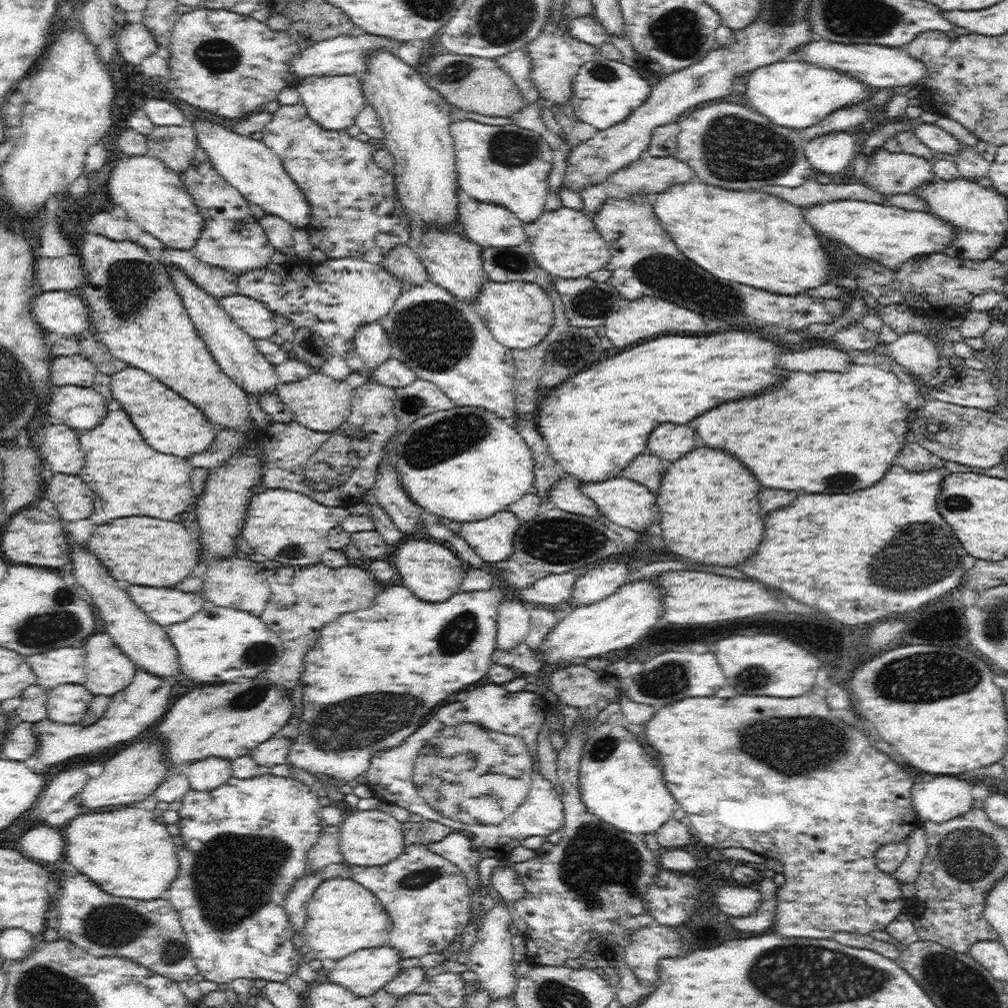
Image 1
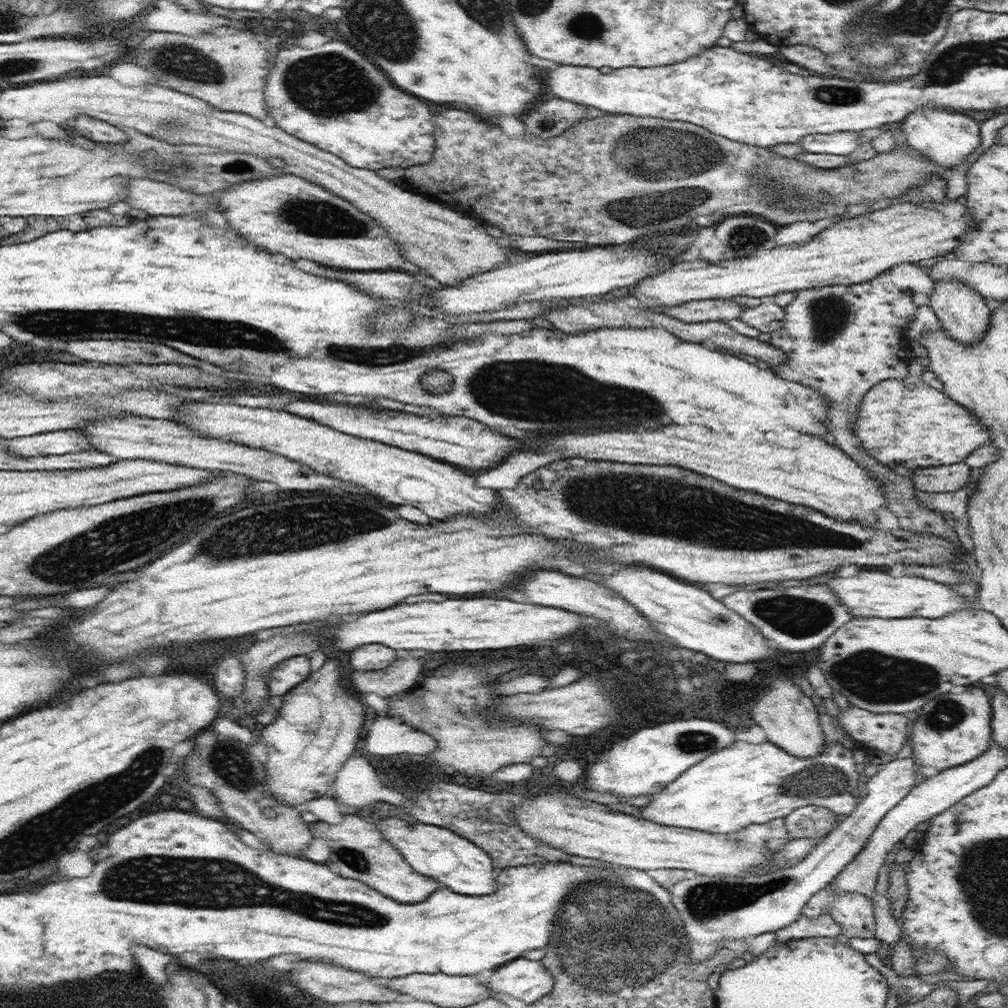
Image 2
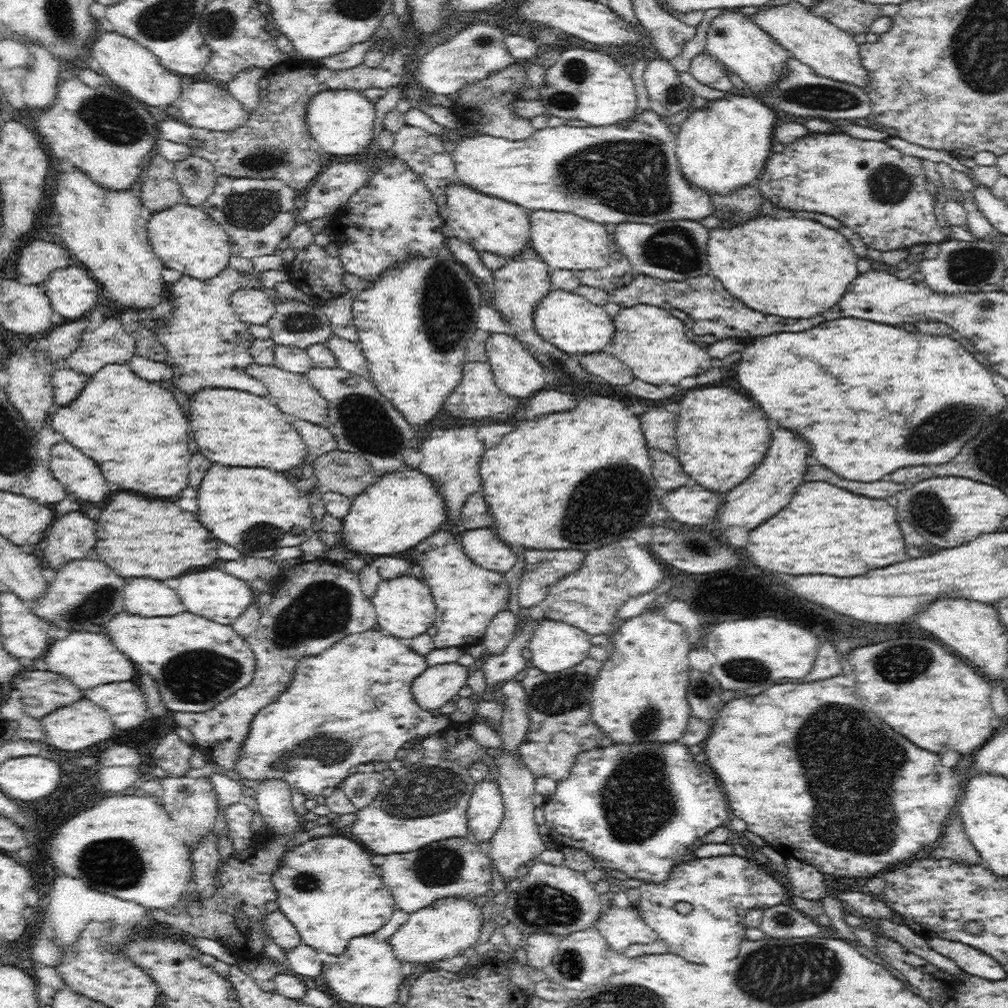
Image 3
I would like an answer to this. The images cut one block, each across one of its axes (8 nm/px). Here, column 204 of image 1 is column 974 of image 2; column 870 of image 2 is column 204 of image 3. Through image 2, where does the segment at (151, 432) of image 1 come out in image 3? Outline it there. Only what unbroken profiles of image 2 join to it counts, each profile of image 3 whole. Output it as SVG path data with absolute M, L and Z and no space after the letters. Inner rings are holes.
M203 388L190 400L190 426L200 454L222 466L262 466L292 470L301 466L307 450L303 438L269 397L235 388ZM288 420L288 422L286 422Z

